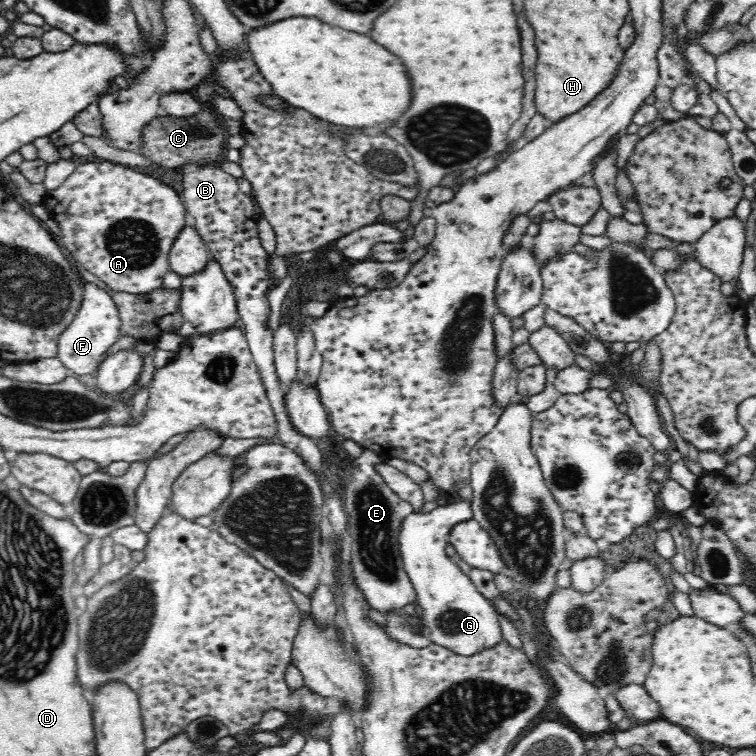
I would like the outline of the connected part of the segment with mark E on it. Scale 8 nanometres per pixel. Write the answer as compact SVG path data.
M362 450L358 459L350 463L351 482L341 485L341 489L347 514L346 530L350 534L352 575L372 608L382 614L390 614L400 612L408 604L415 604L417 599L410 577L403 569L397 543L399 522L413 511L413 506L392 492L375 473L373 465L381 461L376 452Z

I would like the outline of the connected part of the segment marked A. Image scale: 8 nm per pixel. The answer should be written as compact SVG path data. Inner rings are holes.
M88 161L86 164L80 164L73 168L72 174L68 178L64 178L64 183L56 190L50 190L42 199L42 207L50 215L53 222L58 224L60 230L60 240L64 244L72 256L72 260L86 268L90 274L94 274L96 278L104 282L112 291L128 294L148 294L152 290L156 290L162 286L163 274L170 269L169 254L174 238L183 229L183 226L190 223L187 217L186 208L178 195L178 192L168 185L164 185L162 180L154 178L151 175L138 173L135 169L128 168L112 162L94 163Z

